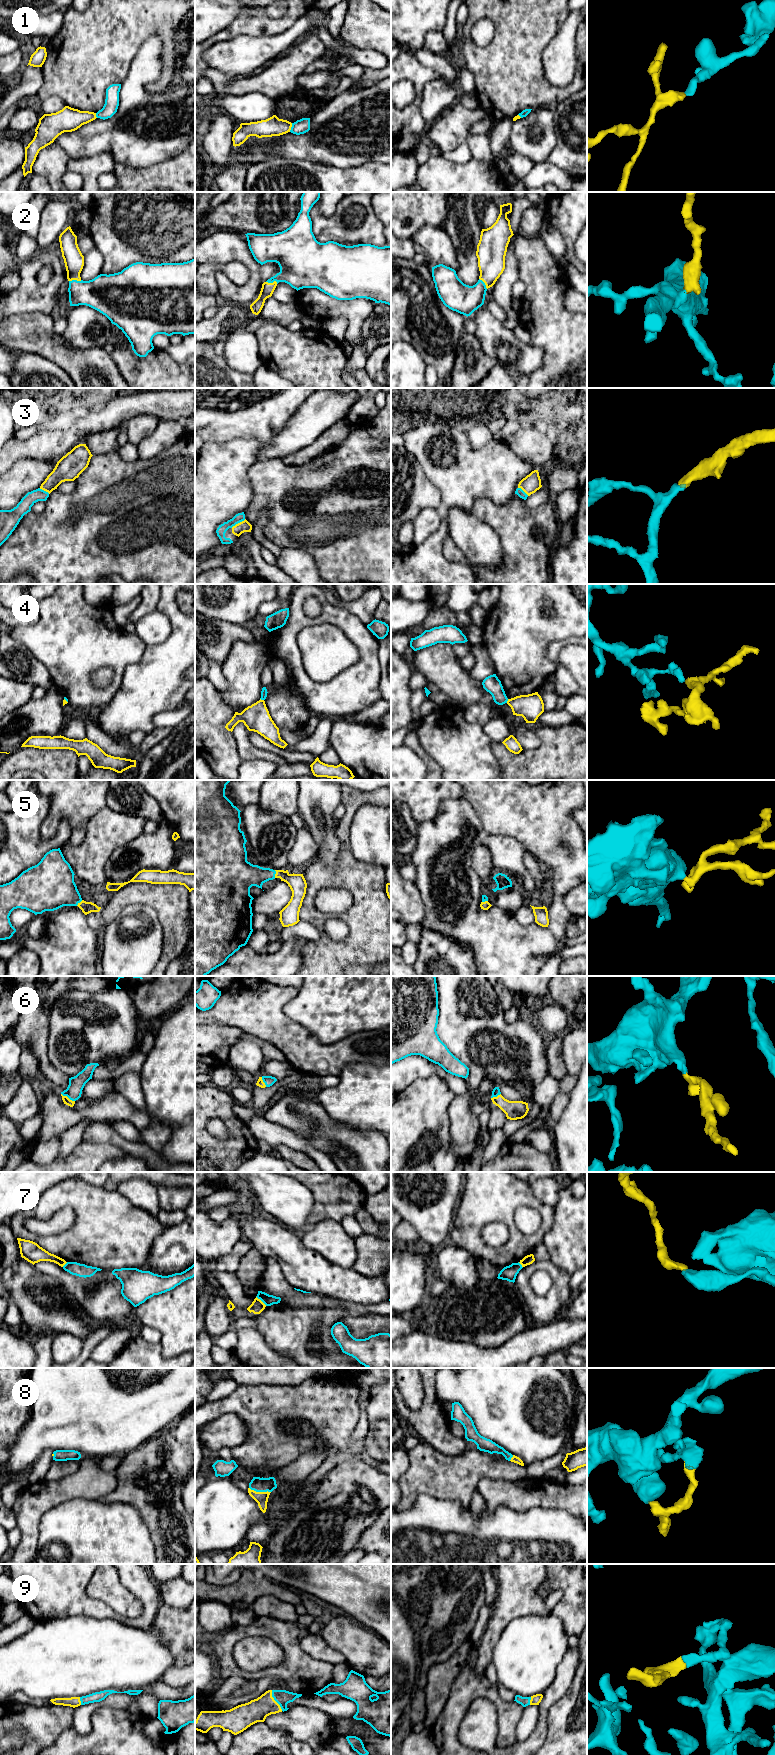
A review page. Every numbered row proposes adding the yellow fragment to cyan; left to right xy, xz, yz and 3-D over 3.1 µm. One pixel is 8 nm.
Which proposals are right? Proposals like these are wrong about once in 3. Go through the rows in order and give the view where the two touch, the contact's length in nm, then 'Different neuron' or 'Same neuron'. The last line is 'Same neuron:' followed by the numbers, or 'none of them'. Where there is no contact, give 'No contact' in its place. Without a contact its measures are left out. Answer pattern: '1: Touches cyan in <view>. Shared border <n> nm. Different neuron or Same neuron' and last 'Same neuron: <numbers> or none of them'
1: Touches cyan in xz. Shared border 80 nm. Different neuron
2: Touches cyan in xy. Shared border 100 nm. Same neuron
3: Touches cyan in xz. Shared border 140 nm. Same neuron
4: Touches cyan in xz. Shared border 40 nm. Different neuron
5: Touches cyan in xz. Shared border 60 nm. Same neuron
6: Touches cyan in xy. Shared border 130 nm. Same neuron
7: Touches cyan in xz. Shared border 120 nm. Different neuron
8: Touches cyan in xz. Shared border 180 nm. Same neuron
9: Touches cyan in xz. Shared border 190 nm. Same neuron
Same neuron: 2, 3, 5, 6, 8, 9

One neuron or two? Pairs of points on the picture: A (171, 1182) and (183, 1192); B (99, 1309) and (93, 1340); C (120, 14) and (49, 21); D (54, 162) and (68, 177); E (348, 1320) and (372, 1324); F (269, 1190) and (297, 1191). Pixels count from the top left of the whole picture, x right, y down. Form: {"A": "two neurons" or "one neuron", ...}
{"A": "two neurons", "B": "two neurons", "C": "two neurons", "D": "two neurons", "E": "one neuron", "F": "one neuron"}

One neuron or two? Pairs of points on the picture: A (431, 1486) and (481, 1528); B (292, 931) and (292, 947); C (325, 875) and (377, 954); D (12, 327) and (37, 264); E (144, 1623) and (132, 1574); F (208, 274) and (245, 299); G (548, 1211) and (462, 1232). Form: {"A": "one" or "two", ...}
{"A": "two", "B": "two", "C": "one", "D": "two", "E": "one", "F": "two", "G": "one"}

